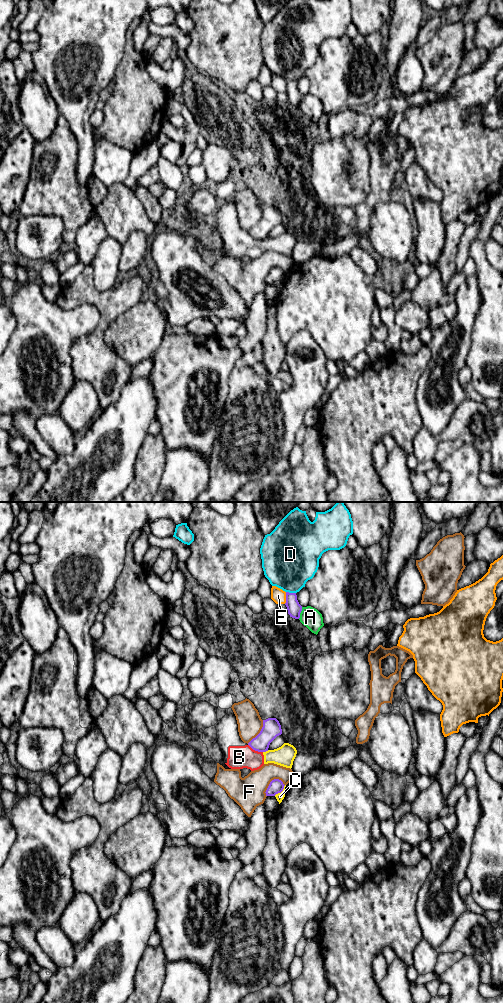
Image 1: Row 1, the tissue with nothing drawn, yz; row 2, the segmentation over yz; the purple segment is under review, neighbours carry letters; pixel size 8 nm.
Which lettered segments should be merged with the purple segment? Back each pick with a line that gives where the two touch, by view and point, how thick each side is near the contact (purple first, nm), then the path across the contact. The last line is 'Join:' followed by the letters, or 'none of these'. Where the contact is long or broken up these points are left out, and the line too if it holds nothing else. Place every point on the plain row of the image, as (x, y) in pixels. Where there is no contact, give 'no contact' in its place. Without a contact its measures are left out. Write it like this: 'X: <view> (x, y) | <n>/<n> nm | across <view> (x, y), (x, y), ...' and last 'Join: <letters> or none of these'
Join: none of these

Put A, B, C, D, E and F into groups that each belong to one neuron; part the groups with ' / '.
A / B C / D / E / F

